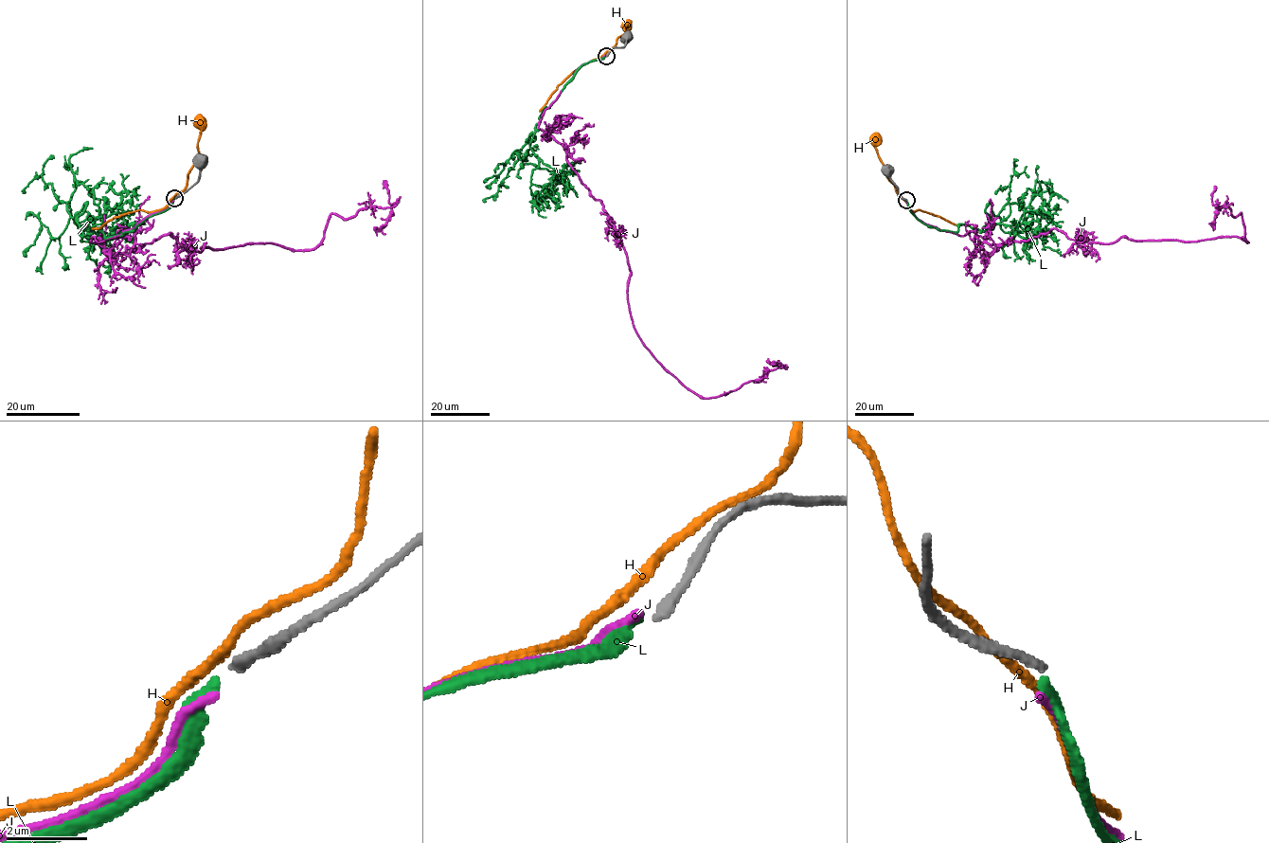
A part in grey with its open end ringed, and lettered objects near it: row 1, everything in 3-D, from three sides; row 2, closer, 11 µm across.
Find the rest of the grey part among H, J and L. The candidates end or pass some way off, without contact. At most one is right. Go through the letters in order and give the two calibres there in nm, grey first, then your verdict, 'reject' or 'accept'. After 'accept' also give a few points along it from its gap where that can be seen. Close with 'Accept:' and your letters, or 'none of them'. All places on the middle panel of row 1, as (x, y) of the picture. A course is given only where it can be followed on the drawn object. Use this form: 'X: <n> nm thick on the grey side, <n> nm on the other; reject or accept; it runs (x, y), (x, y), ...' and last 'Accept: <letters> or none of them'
H: 240 nm thick on the grey side, 240 nm on the other; reject
J: 240 nm thick on the grey side, 200 nm on the other; reject
L: 240 nm thick on the grey side, 240 nm on the other; reject
Accept: none of them

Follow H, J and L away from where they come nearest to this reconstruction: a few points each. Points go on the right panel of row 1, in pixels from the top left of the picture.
H: (905, 200), (897, 192), (884, 170), (875, 146), (876, 137)
J: (906, 202), (922, 222), (989, 244), (1051, 228), (1100, 243), (1248, 242), (1228, 207), (1213, 230)
L: (906, 200), (939, 230), (965, 224), (984, 231), (993, 224), (989, 204), (996, 215), (1036, 182), (1052, 196)

